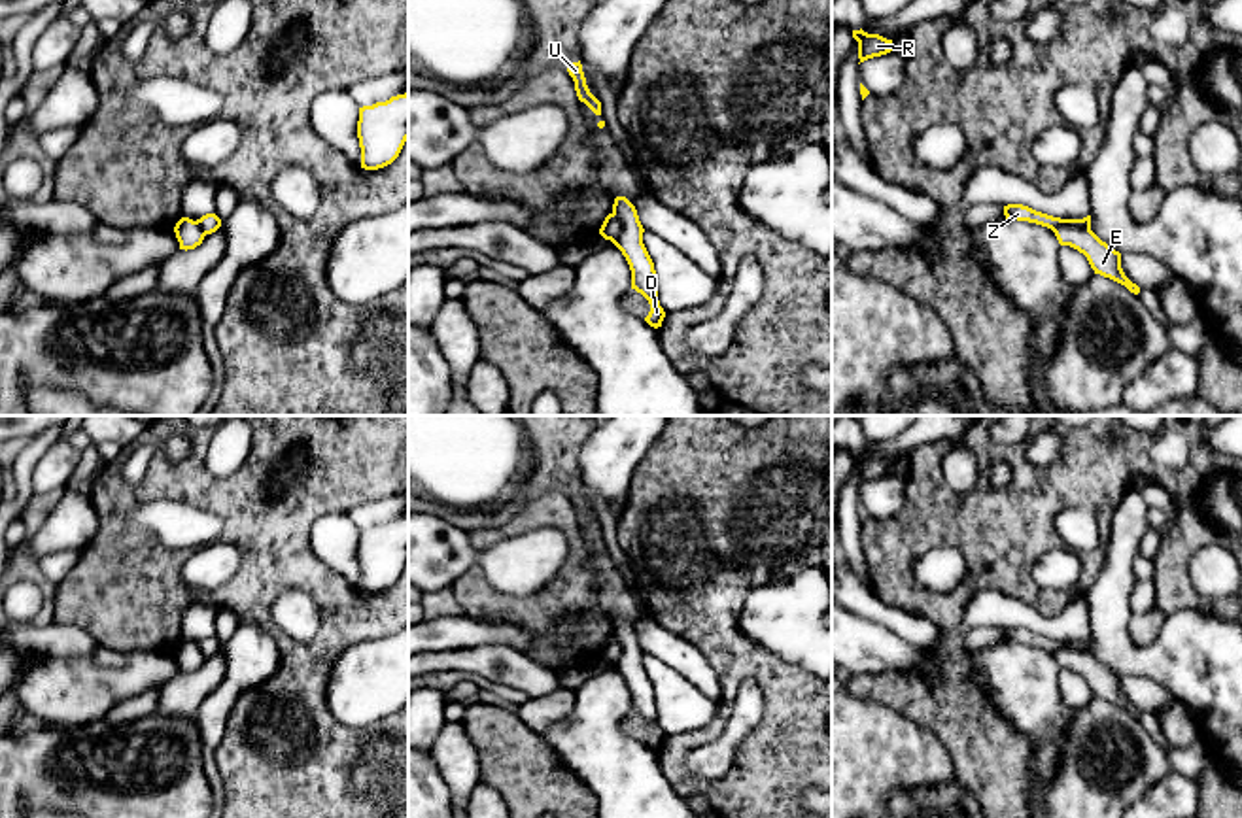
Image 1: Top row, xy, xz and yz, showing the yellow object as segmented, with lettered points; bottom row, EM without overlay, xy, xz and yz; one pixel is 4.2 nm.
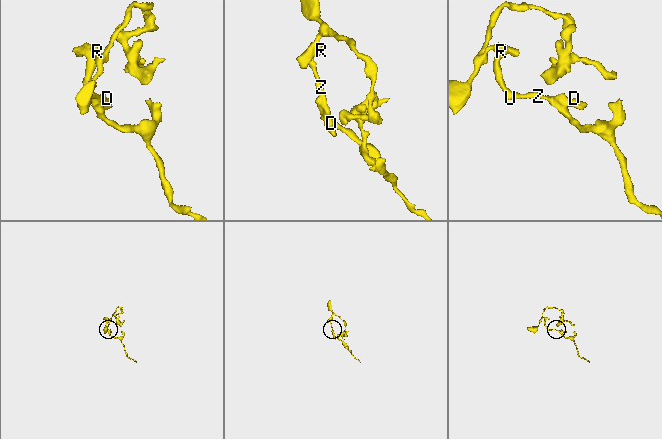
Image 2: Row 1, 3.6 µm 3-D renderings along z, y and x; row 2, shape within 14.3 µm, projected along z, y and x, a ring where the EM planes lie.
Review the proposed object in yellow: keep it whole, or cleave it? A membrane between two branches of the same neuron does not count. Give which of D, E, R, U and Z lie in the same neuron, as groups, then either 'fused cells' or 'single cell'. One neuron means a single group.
D R U Z / E; fused cells

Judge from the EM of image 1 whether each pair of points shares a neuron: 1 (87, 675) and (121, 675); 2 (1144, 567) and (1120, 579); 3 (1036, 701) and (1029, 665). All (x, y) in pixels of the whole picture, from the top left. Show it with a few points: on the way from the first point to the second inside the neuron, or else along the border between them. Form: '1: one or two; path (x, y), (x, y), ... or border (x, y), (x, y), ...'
1: one; path (95, 675), (114, 675)
2: two; border (1138, 554), (1133, 565), (1135, 580)
3: one; path (1029, 692), (1029, 675)

